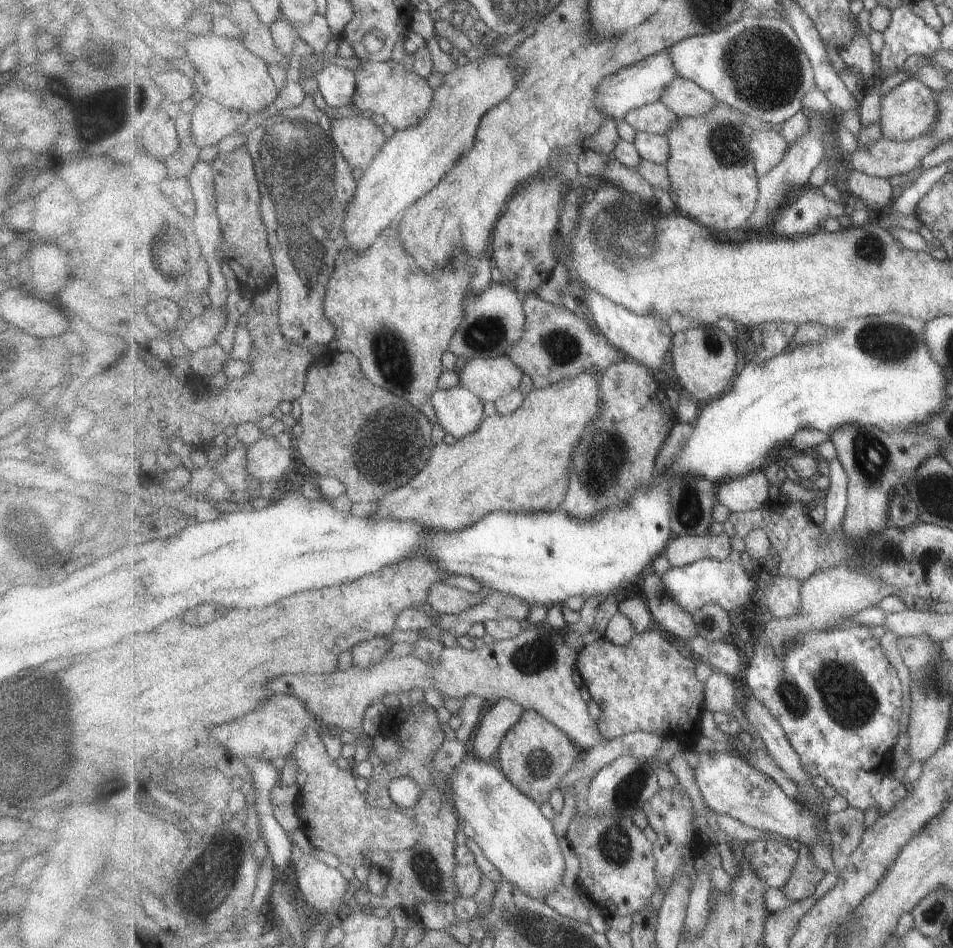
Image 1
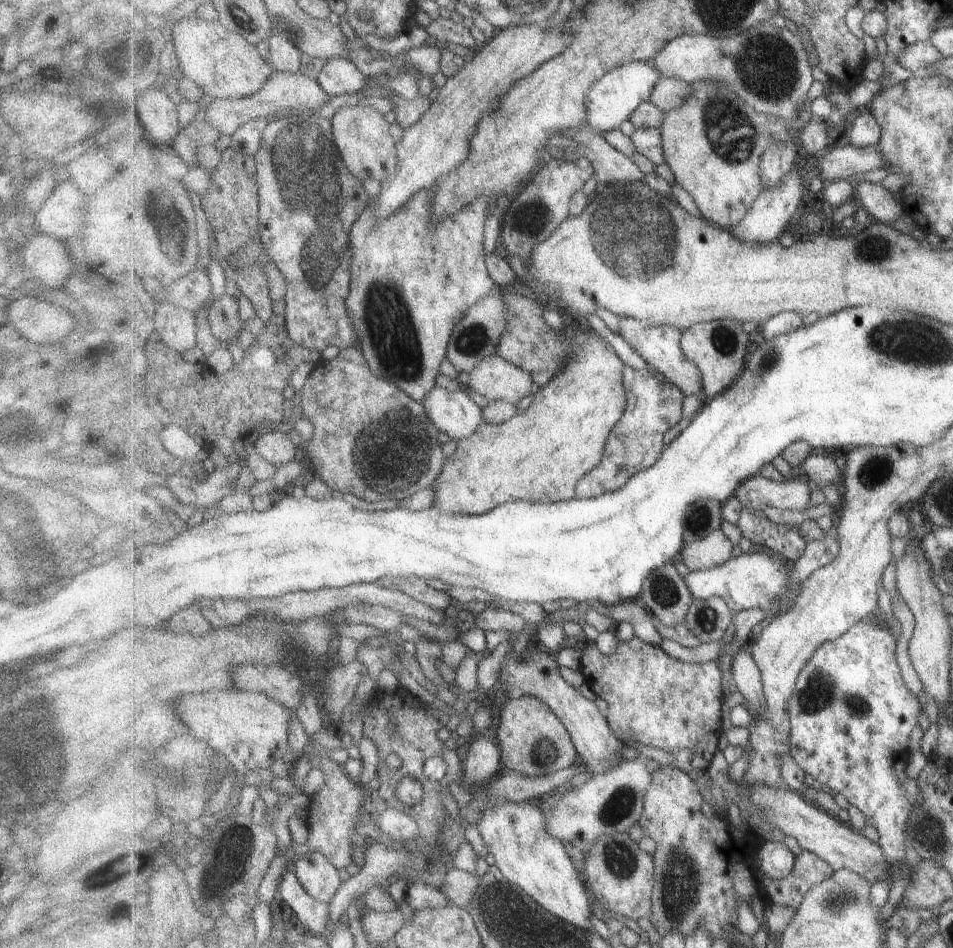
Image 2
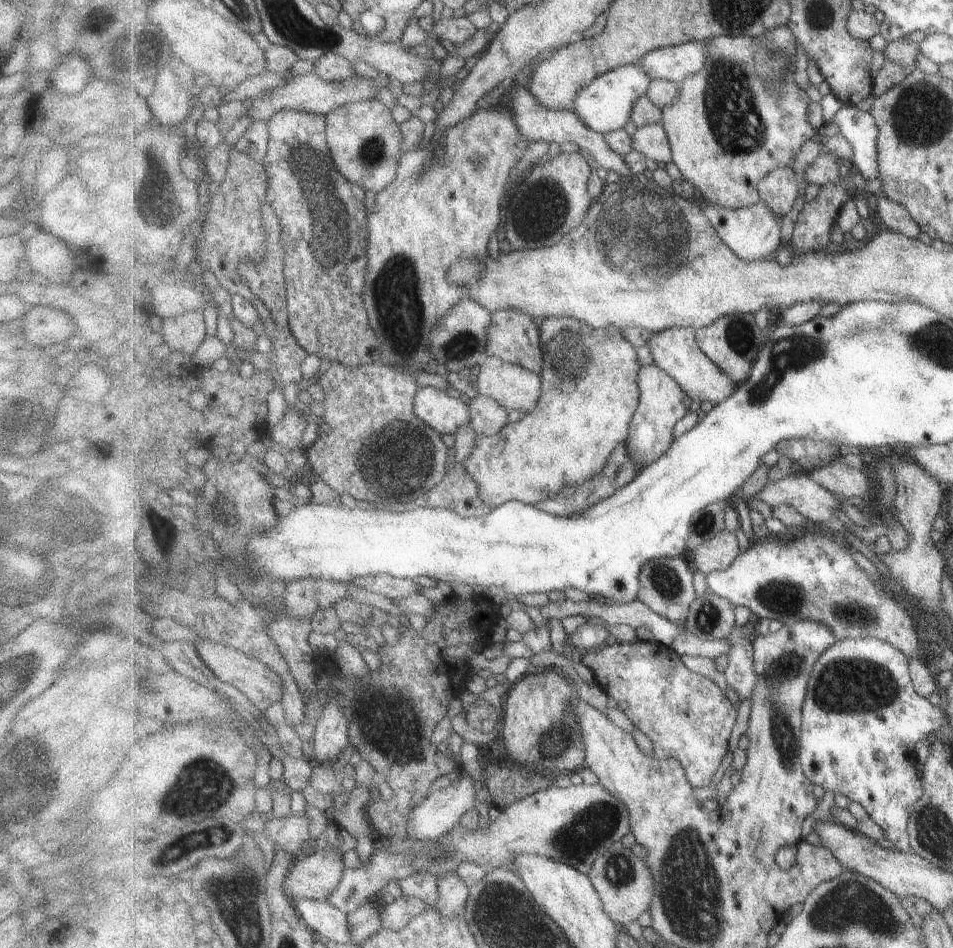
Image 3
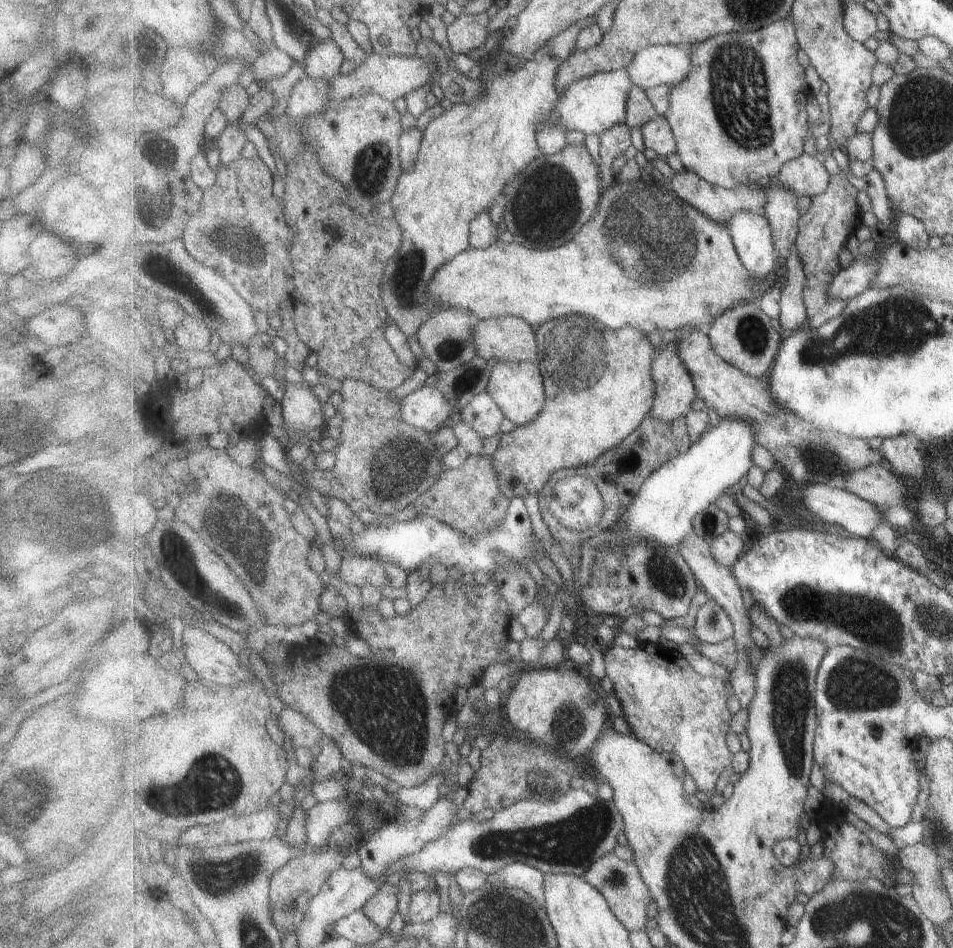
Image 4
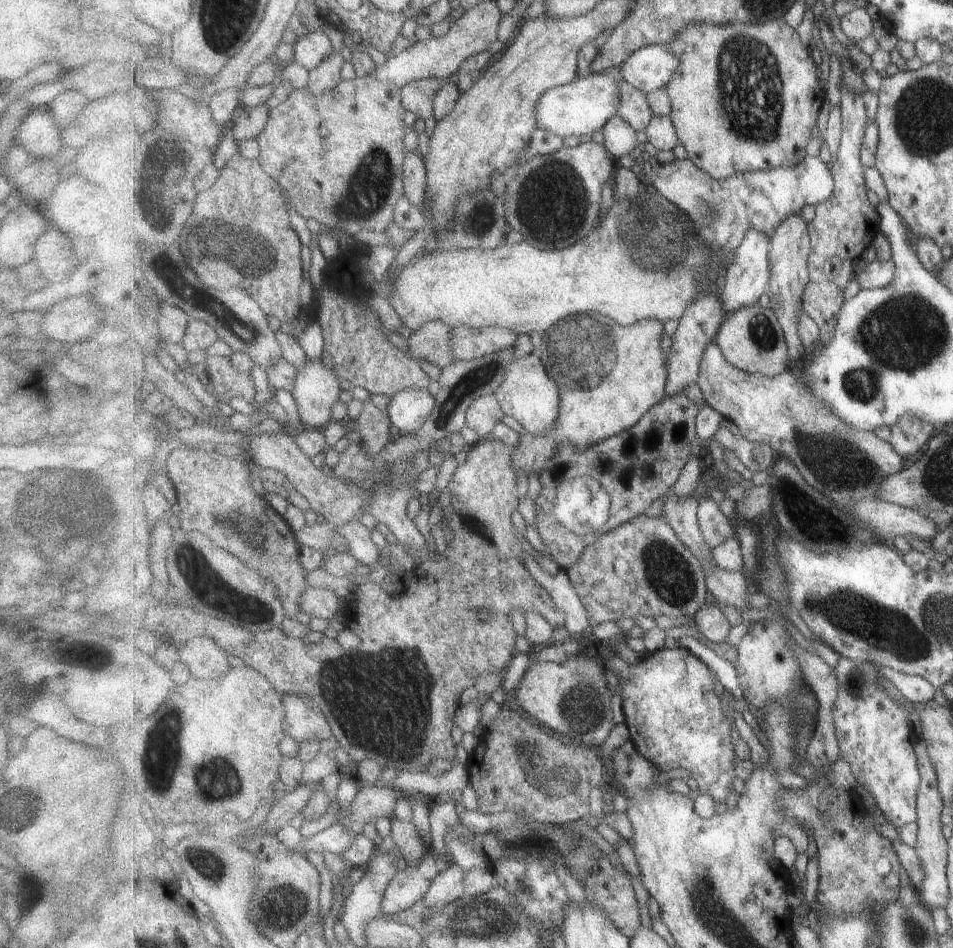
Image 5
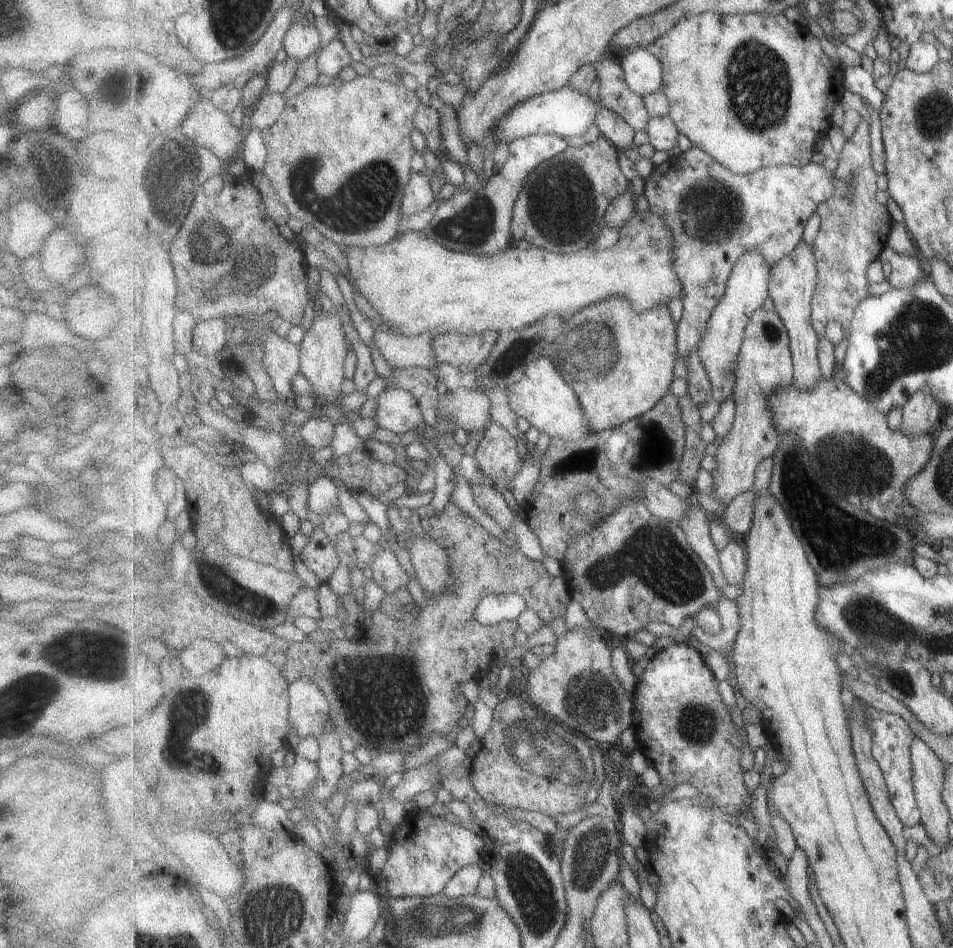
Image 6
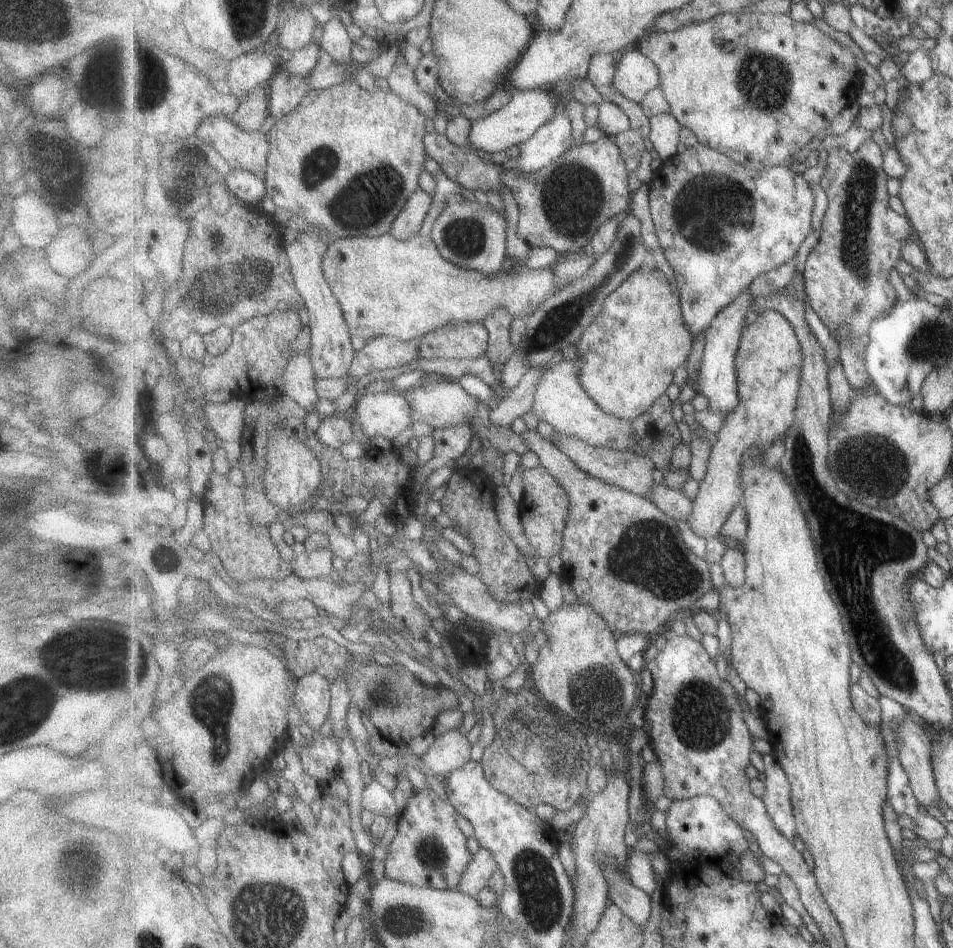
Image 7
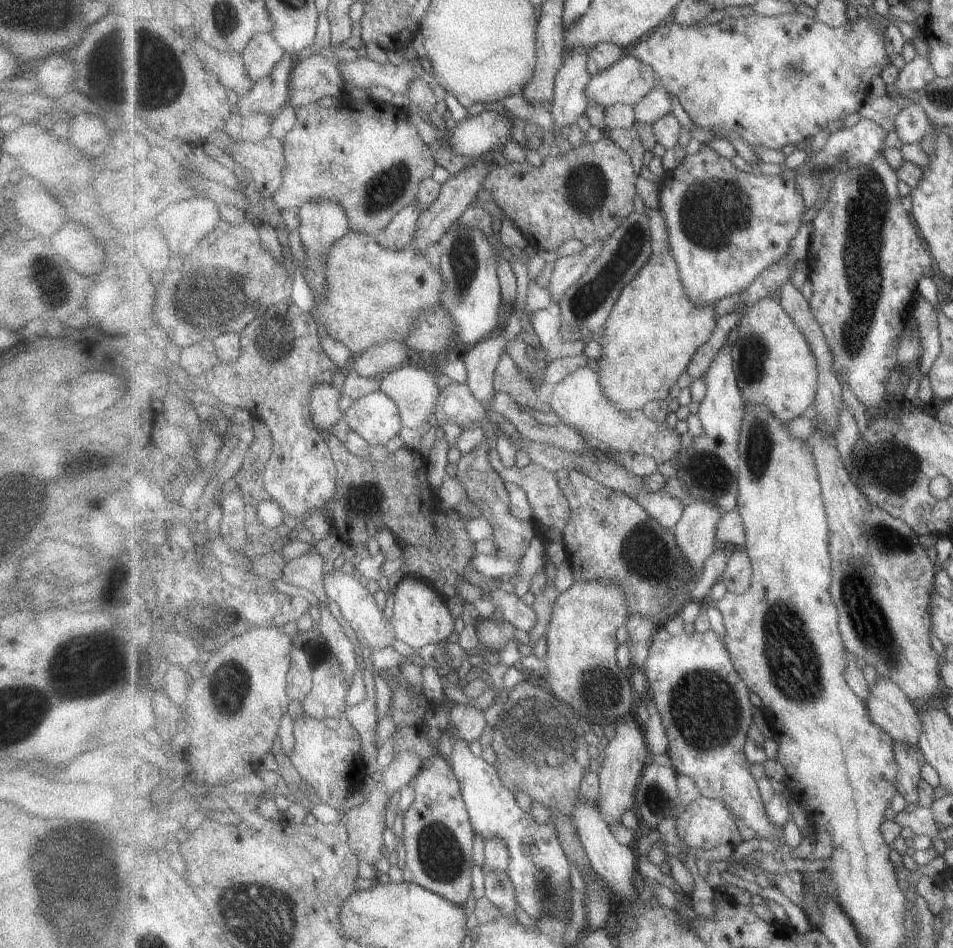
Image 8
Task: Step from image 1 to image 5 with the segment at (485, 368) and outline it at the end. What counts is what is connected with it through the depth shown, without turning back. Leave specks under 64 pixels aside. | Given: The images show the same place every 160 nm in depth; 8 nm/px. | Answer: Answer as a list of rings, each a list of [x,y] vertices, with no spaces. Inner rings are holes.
[[[533,352],[513,359],[503,384],[494,392],[507,416],[516,419],[525,432],[534,435],[551,433],[560,418],[560,386],[549,376],[540,354]]]

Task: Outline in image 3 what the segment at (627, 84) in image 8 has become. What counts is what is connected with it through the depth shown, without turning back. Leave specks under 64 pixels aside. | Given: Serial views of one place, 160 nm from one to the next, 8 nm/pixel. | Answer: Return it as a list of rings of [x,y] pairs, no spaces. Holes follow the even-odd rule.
[[[695,40],[648,52],[636,65],[652,80],[667,79],[680,83],[703,68],[706,56],[706,42]]]

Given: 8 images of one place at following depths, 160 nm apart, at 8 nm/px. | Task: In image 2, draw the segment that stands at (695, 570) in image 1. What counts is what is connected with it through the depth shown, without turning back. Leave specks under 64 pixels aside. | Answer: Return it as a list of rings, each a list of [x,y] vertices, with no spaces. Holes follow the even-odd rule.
[[[753,548],[748,553],[731,557],[724,565],[690,570],[684,579],[695,599],[723,598],[736,613],[753,607],[765,609],[769,613],[779,613],[783,608],[785,612],[791,609],[802,593],[803,583],[794,585],[790,579],[794,566],[795,562],[780,557],[778,559],[777,555],[767,549]]]

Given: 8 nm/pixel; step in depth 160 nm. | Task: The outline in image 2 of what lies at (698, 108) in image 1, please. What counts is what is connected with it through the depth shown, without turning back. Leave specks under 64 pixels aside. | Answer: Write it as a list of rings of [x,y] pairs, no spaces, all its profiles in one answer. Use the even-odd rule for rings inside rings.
[[[661,77],[649,100],[665,112],[681,106],[692,93],[692,84],[675,77]]]

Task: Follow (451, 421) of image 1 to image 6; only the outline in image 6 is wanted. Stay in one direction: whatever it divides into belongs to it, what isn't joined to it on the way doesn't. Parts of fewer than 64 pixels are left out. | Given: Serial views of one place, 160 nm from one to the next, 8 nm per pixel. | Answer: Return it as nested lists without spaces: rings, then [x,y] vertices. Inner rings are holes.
[[[389,387],[375,401],[377,409],[374,420],[377,426],[396,434],[414,431],[421,424],[421,419],[425,420],[416,395],[408,390]]]

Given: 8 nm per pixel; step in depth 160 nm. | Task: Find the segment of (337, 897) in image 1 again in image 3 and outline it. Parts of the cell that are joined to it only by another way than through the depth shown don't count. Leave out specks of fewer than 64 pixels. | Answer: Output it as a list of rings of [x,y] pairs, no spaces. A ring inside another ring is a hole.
[[[341,829],[336,845],[330,849],[325,845],[312,848],[312,853],[300,859],[296,859],[289,869],[284,882],[285,894],[293,901],[296,899],[326,900],[326,898],[339,886],[341,876],[345,872],[343,854],[347,850],[356,848],[358,840],[345,829]]]

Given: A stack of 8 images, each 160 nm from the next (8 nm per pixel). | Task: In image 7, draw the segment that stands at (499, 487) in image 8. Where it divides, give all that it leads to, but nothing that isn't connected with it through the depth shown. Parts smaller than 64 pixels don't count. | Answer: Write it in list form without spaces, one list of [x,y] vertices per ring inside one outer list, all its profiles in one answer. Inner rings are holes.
[[[475,466],[455,468],[446,484],[447,490],[441,499],[444,513],[457,524],[457,532],[465,534],[474,545],[472,556],[479,563],[479,578],[489,587],[490,593],[500,601],[512,596],[512,592],[522,591],[521,586],[533,586],[535,576],[527,564],[527,557],[521,554],[511,536],[501,528],[497,508],[495,508],[495,483],[489,471]]]

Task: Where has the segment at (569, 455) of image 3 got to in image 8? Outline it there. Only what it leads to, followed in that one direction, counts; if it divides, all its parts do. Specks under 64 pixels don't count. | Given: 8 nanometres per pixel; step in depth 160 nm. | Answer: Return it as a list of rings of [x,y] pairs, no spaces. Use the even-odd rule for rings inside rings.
[[[653,210],[649,218],[653,249],[651,258],[622,290],[603,326],[604,334],[598,340],[604,348],[603,356],[597,361],[604,393],[622,411],[643,410],[648,402],[669,398],[677,378],[686,372],[693,356],[711,338],[718,323],[715,304],[697,306],[686,291],[680,268],[672,253],[665,215],[660,210]]]

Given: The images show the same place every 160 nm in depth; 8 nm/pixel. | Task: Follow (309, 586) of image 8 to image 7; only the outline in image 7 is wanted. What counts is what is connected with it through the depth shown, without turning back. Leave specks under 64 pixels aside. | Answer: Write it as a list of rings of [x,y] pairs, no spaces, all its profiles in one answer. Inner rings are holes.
[[[327,546],[296,555],[292,560],[294,574],[302,579],[314,579],[336,575],[333,568],[334,552]]]

